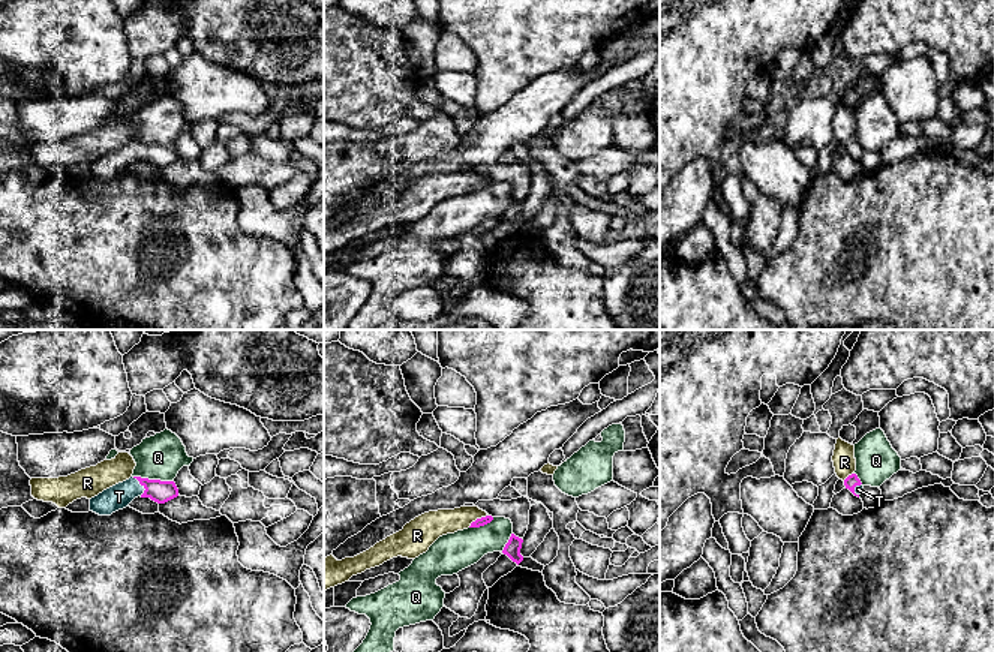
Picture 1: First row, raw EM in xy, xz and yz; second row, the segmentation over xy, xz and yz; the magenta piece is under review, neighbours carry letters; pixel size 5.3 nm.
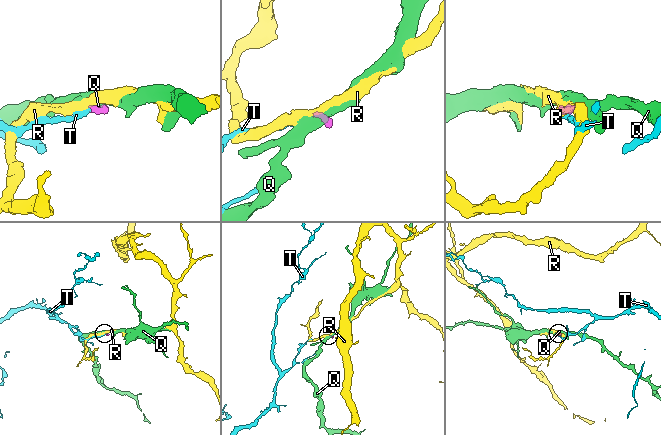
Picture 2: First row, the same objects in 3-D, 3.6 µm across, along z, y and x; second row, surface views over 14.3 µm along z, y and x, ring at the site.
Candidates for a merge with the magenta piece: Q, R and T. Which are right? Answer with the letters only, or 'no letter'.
T

